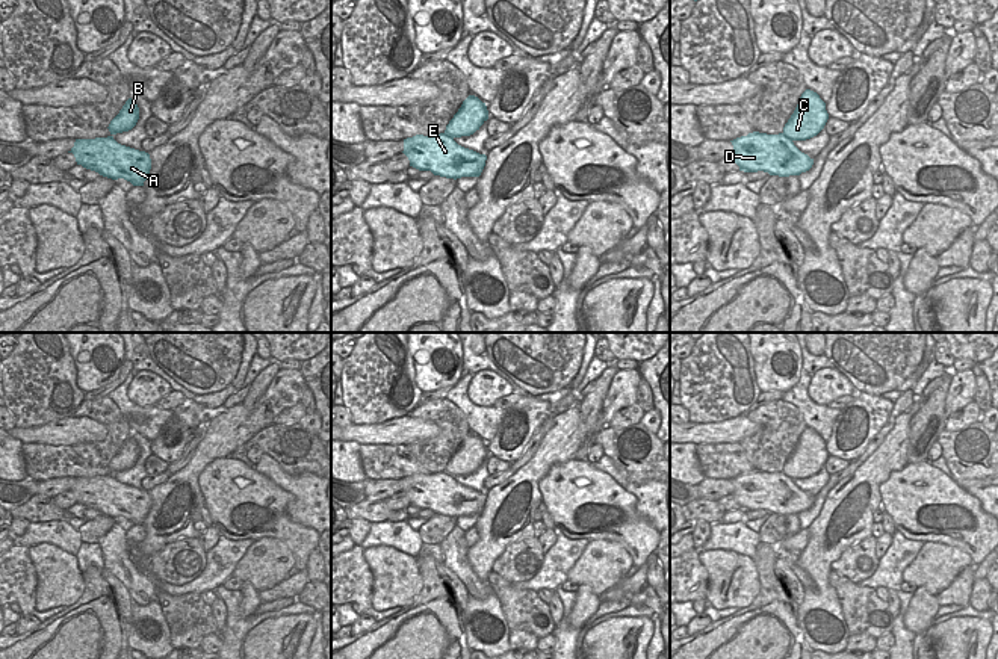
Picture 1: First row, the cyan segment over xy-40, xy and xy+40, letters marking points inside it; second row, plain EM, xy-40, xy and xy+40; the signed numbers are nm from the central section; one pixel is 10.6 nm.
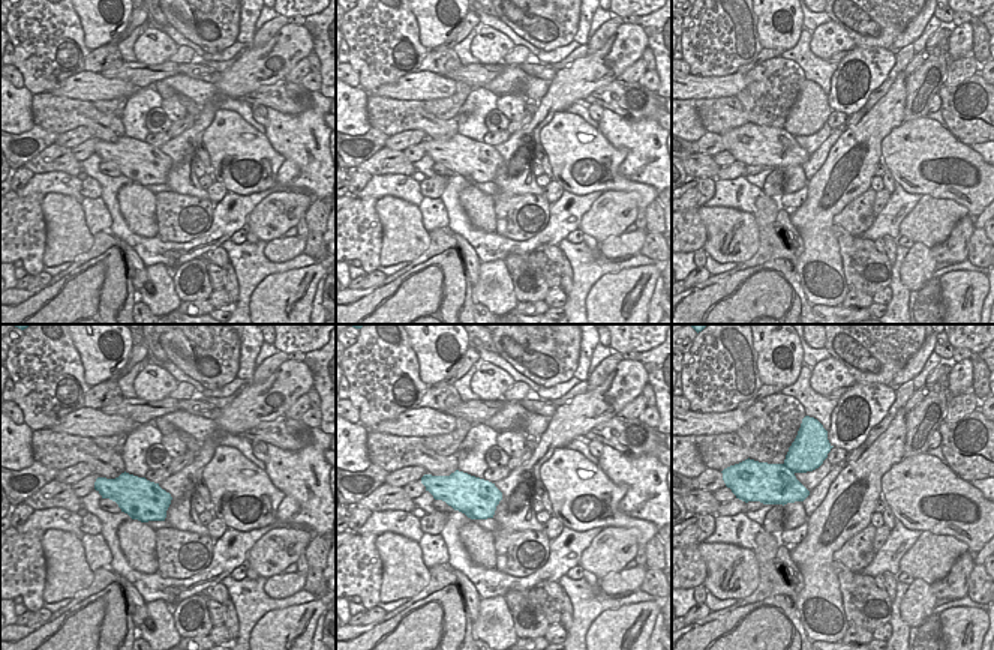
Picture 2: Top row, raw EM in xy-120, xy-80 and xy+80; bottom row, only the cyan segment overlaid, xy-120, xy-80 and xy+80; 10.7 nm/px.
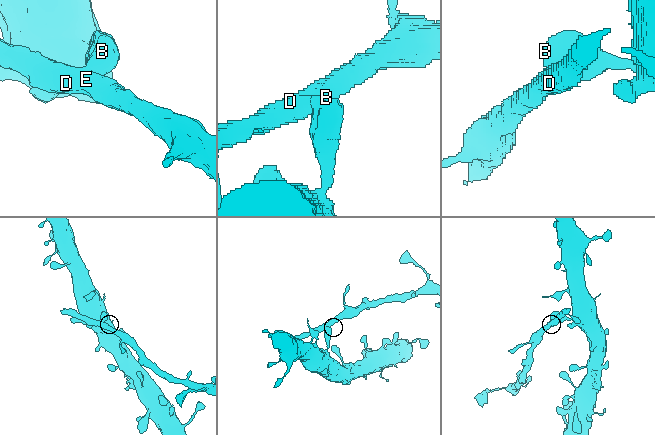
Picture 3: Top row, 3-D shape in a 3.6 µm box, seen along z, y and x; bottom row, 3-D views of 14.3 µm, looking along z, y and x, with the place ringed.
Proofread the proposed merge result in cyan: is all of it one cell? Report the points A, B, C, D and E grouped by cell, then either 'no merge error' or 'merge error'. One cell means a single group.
groups A D E / B C; merge error

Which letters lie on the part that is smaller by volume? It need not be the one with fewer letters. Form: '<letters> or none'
A, D, E

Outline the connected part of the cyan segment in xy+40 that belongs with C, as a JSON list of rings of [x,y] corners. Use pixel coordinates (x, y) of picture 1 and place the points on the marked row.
[[[806,89],[798,104],[783,127],[783,135],[791,141],[806,141],[817,136],[826,125],[829,113],[820,95]]]

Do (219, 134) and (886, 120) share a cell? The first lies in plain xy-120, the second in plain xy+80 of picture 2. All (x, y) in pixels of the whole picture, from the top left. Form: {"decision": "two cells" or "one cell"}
{"decision": "two cells"}

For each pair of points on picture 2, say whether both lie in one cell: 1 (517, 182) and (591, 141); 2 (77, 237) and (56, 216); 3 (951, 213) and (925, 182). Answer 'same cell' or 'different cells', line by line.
1: different cells
2: same cell
3: different cells

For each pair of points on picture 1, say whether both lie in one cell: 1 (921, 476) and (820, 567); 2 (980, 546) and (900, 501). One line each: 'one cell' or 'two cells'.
1: two cells
2: one cell

